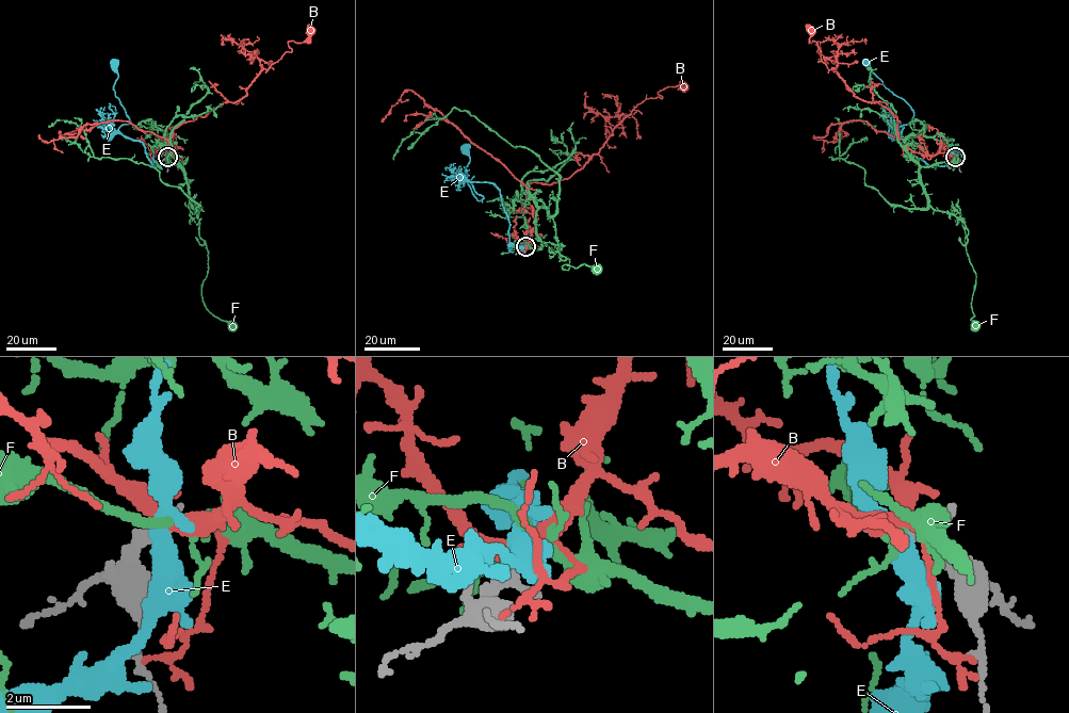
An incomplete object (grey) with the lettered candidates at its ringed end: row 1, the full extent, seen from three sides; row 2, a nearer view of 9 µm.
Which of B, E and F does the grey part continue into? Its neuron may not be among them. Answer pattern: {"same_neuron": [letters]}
{"same_neuron": ["F"]}

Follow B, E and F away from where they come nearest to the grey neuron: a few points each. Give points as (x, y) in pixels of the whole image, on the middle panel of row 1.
B: (524, 246), (535, 225), (525, 184), (567, 179), (637, 104), (662, 98), (659, 91), (681, 86), (681, 82)
E: (524, 246), (509, 241), (498, 189), (470, 181), (483, 197), (472, 193), (465, 172), (466, 148)
F: (524, 246), (541, 246), (535, 222), (544, 207), (555, 225), (560, 261), (569, 259), (562, 269), (596, 271)

